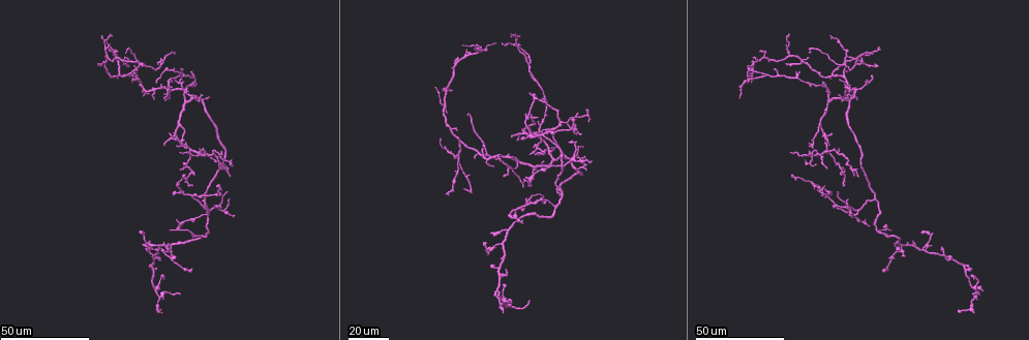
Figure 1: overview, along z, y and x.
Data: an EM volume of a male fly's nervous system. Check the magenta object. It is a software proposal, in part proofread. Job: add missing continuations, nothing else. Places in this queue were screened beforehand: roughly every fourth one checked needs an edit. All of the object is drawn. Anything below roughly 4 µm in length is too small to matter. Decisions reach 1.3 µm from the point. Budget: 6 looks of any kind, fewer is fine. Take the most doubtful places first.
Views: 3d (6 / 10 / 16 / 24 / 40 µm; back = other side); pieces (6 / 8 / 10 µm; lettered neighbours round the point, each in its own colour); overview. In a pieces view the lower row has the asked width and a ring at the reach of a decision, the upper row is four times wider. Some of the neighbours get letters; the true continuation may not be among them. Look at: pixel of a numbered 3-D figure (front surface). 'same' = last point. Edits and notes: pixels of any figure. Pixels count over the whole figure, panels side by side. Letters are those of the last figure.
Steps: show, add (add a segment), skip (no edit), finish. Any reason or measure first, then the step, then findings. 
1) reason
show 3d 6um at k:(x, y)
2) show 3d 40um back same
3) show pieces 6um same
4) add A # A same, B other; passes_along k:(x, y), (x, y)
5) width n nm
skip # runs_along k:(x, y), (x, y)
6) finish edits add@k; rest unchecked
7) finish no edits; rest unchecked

an open end
show 3d 24um at 1:(163, 143)

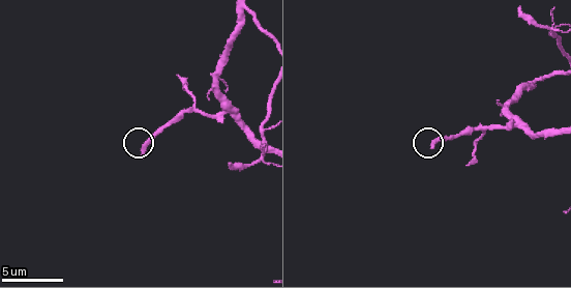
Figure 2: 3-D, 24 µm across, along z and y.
show 3d 6um at 2:(430, 148)

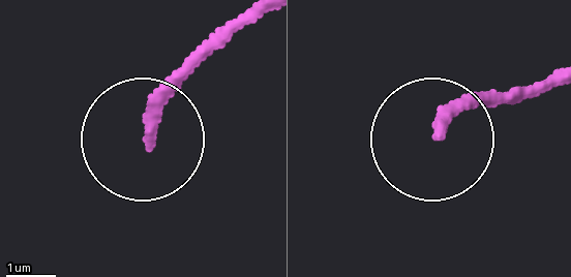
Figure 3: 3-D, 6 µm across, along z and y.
show pieces 8um at 3:(149, 141)

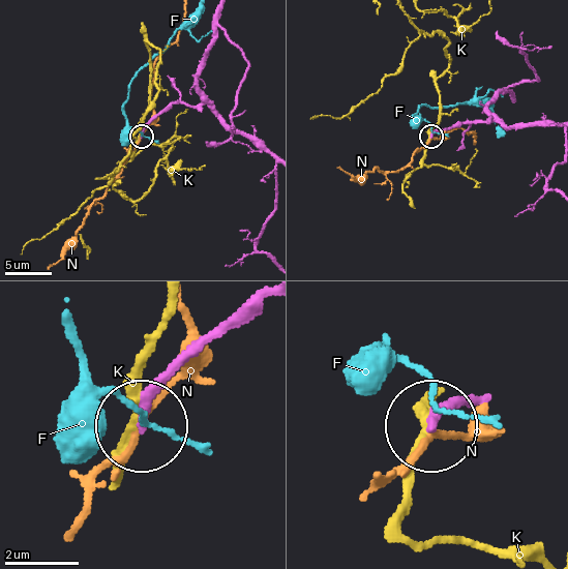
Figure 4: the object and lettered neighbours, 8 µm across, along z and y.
skip # F other, K other, N other; runs_along 4:(475, 394), (431, 425); no lettered segment goes on from it

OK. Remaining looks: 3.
show 3d 24um at 1:(579, 134)

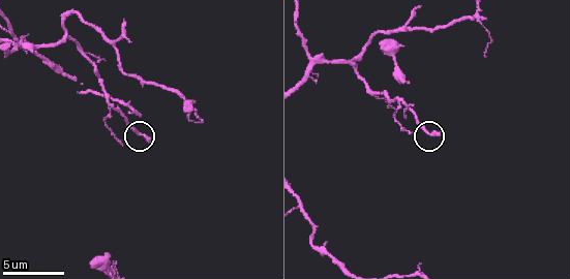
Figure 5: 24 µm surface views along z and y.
show 3d 10um at 5:(147, 141)

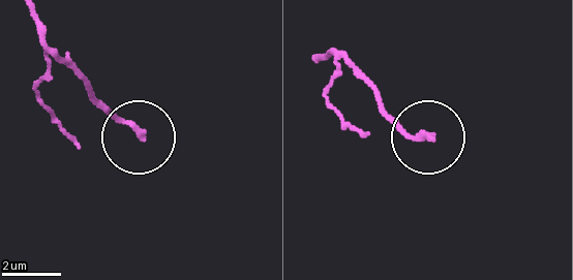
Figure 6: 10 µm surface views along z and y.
show pieces 8um at 6:(143, 135)

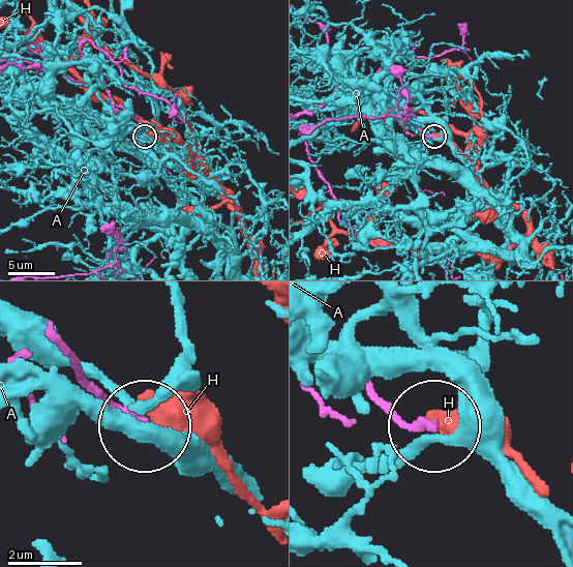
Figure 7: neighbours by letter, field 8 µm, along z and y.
skip # A other, H other; none of them fits

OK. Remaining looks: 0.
finish no edits; rest unchecked

